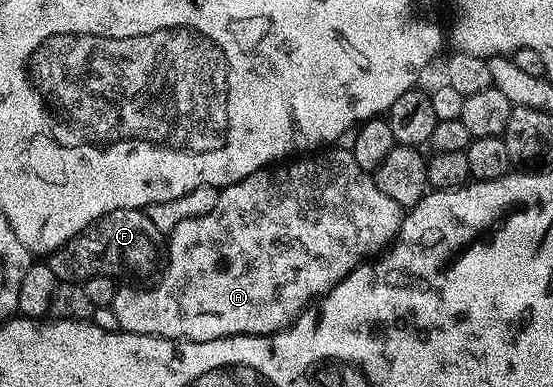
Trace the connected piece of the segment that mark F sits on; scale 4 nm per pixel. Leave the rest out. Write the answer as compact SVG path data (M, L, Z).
M119 209L110 211L105 217L100 218L89 229L83 229L74 239L66 242L61 249L56 249L47 258L46 263L50 271L54 271L57 282L74 281L83 283L98 275L115 278L118 273L124 272L128 277L148 277L156 269L156 260L162 257L162 241L154 223L148 218L143 209Z

